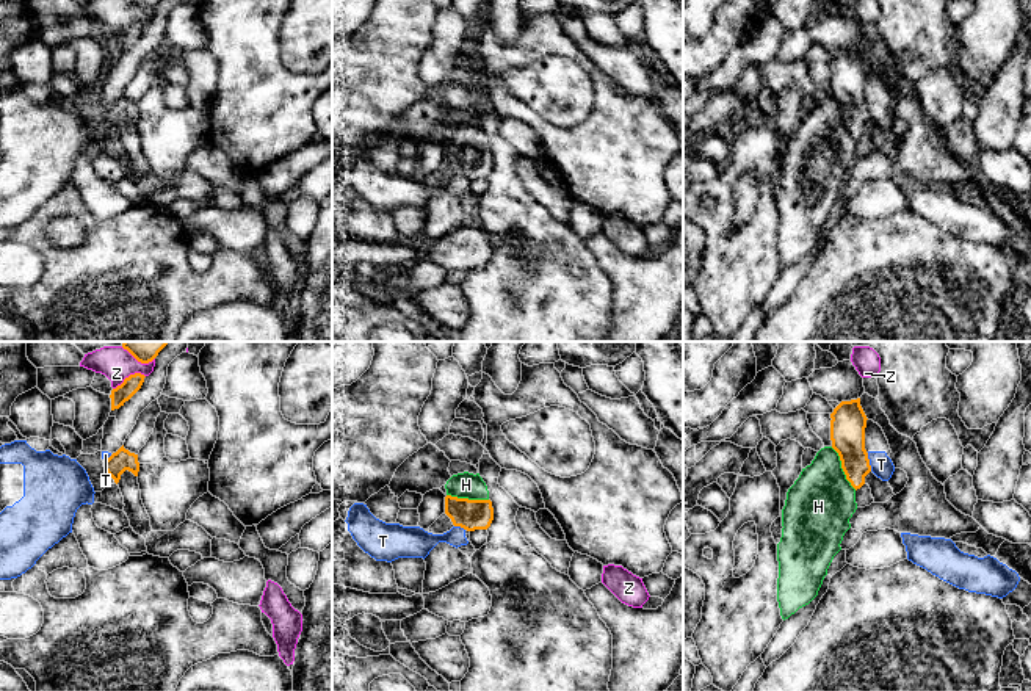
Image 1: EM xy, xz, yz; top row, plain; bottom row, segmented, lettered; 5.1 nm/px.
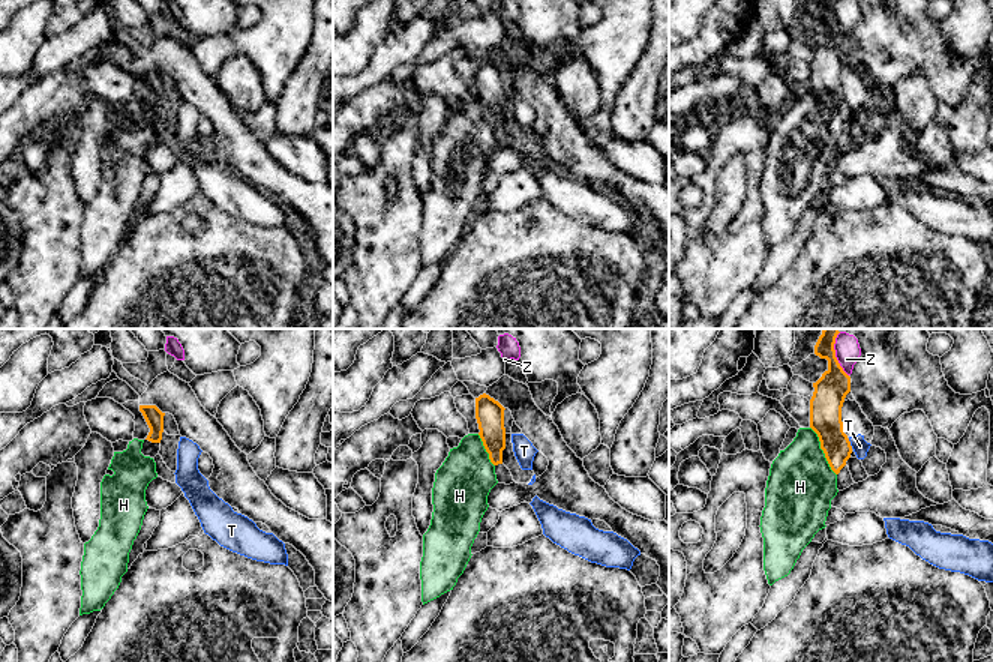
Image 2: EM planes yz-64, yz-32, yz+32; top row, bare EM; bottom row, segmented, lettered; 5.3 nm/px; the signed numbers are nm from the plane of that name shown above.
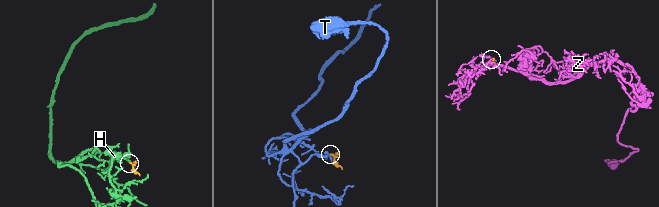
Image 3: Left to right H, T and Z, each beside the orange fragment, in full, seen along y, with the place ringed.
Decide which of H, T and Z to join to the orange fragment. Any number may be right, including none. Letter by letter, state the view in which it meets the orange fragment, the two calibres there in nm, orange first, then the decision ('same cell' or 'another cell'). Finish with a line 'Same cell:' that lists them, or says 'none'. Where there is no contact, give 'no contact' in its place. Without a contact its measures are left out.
H: yz | 180/340 nm | same cell
T: yz | 180/110 nm | another cell
Z: xy | 90/160 nm | another cell
Same cell: H

